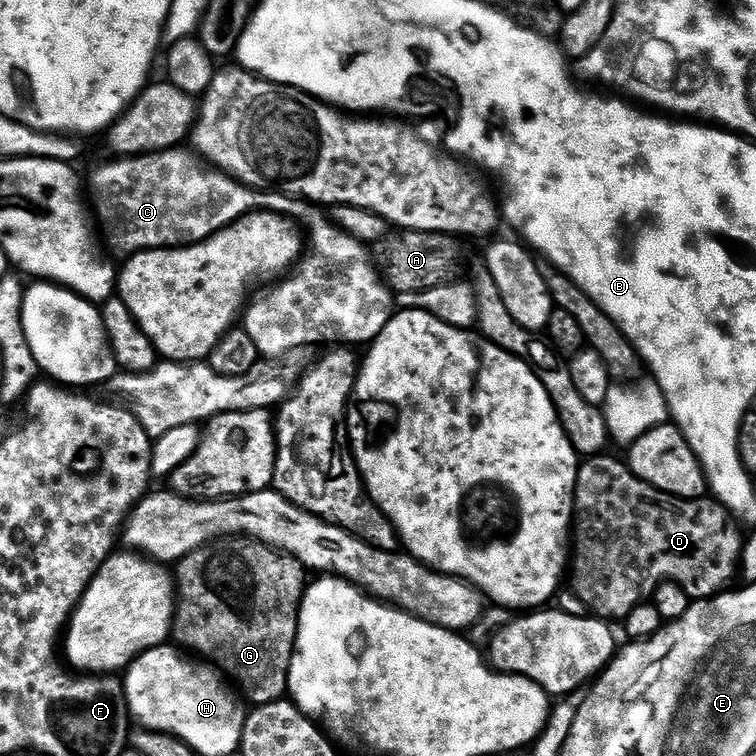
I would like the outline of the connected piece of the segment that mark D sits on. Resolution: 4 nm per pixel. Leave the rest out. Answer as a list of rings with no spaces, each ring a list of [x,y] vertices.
[[[601,454],[599,456],[589,456],[583,461],[578,470],[578,478],[576,479],[576,502],[574,505],[574,527],[570,532],[570,574],[578,574],[578,576],[570,576],[570,586],[572,592],[585,604],[587,611],[593,617],[599,618],[605,622],[623,622],[630,614],[630,610],[634,610],[634,602],[640,604],[645,603],[653,595],[656,585],[663,581],[672,581],[676,583],[693,601],[707,600],[727,589],[728,584],[737,575],[738,570],[728,568],[728,564],[724,564],[724,568],[716,568],[716,552],[720,552],[720,560],[724,560],[724,556],[742,556],[746,543],[745,537],[742,535],[741,529],[738,528],[732,532],[732,548],[724,548],[724,544],[728,544],[728,522],[724,520],[723,504],[715,498],[701,498],[699,500],[683,500],[677,496],[666,494],[662,490],[658,490],[654,486],[650,486],[646,482],[642,482],[642,478],[638,478],[633,474],[631,468],[623,459],[615,460],[609,454]]]

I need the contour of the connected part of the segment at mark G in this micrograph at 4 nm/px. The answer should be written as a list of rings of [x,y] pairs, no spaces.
[[[221,538],[205,544],[185,556],[174,568],[177,597],[176,615],[172,617],[172,636],[177,640],[175,643],[215,666],[233,685],[240,684],[239,691],[245,697],[248,695],[253,705],[285,699],[288,671],[296,652],[300,602],[306,591],[304,575],[306,569],[302,562],[267,544],[261,544],[259,540]]]

